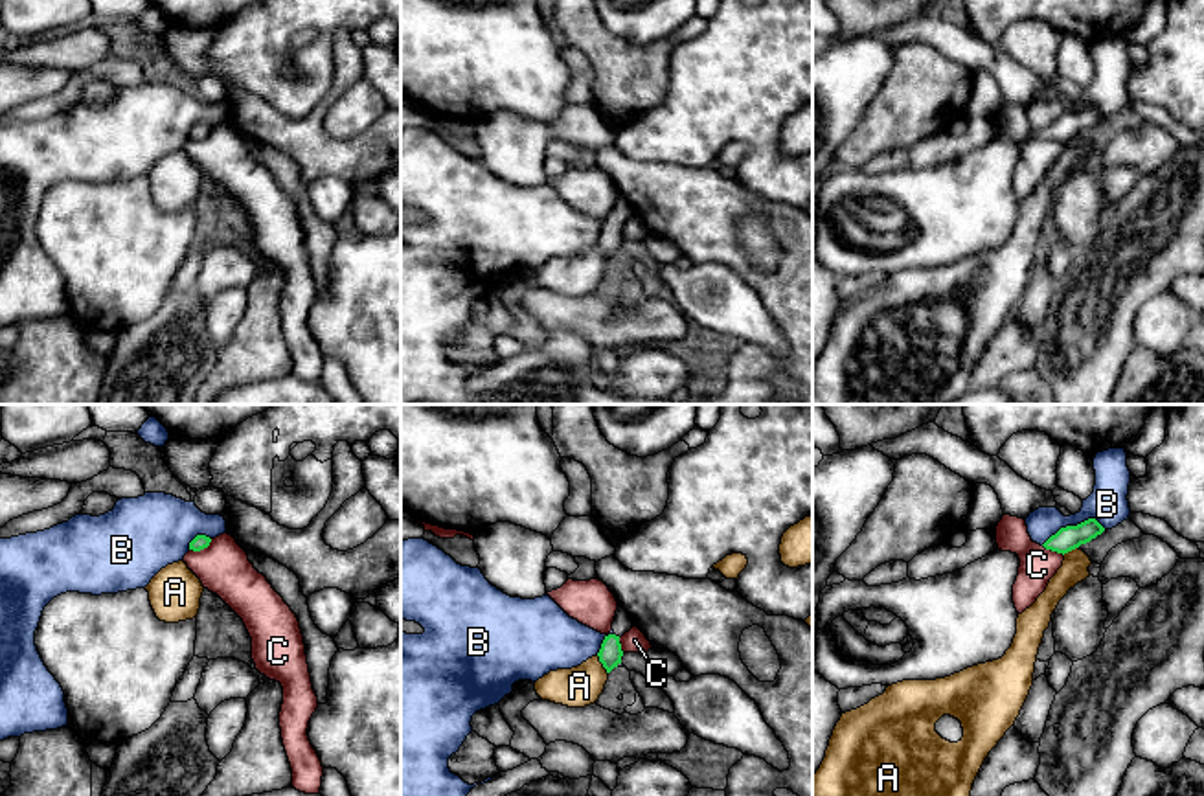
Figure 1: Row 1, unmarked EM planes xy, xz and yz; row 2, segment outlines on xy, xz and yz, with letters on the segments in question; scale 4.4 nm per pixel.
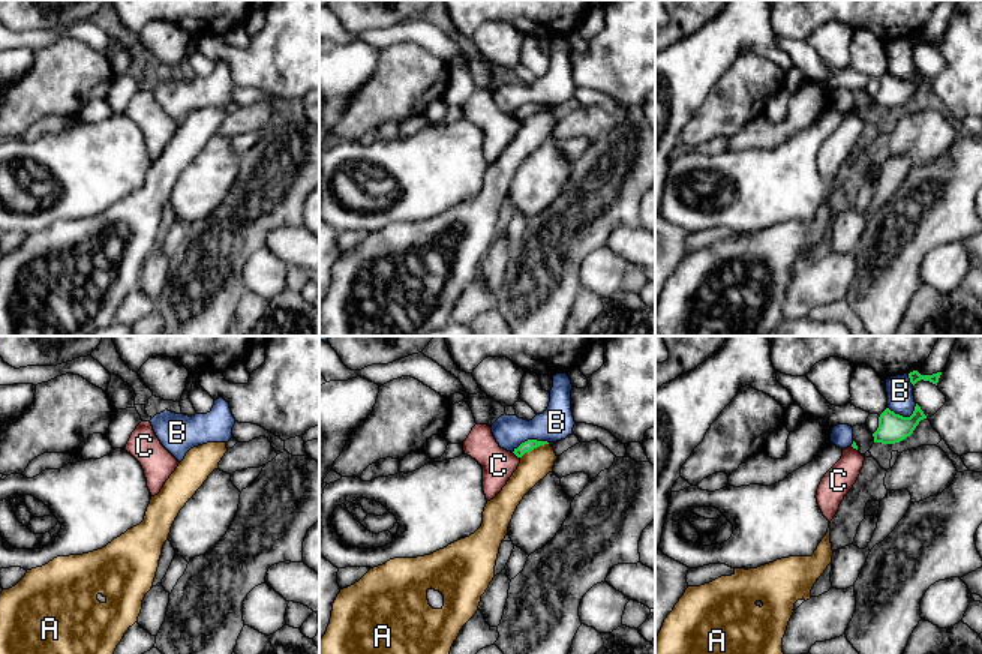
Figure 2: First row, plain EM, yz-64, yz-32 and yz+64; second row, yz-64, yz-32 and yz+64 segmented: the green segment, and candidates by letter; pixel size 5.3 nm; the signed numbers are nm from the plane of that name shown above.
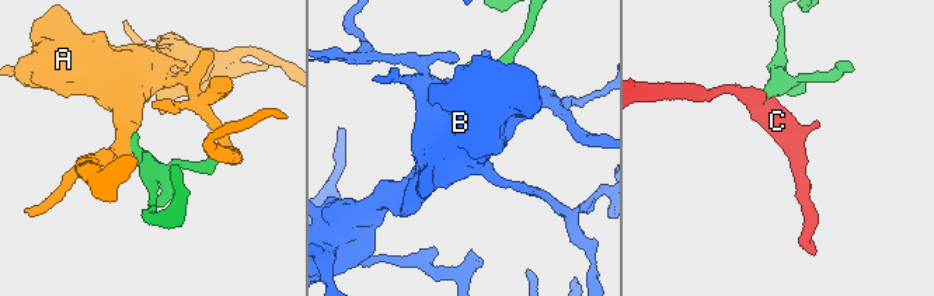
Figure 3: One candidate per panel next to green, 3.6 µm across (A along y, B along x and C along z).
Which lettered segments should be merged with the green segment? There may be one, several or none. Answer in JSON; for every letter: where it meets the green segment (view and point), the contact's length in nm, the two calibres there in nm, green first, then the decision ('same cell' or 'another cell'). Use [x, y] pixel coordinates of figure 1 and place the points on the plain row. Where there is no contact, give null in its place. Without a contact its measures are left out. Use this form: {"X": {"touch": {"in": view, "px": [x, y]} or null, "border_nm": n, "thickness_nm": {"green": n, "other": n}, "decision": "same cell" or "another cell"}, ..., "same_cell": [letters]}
{"A": {"touch": {"in": "xz", "px": [602, 250]}, "border_nm": 100, "thickness_nm": {"green": 100, "other": 180}, "decision": "another cell"}, "B": {"touch": {"in": "yz", "px": [1072, 114]}, "border_nm": 300, "thickness_nm": {"green": 110, "other": 170}, "decision": "another cell"}, "C": {"touch": {"in": "xy", "px": [201, 136]}, "border_nm": 120, "thickness_nm": {"green": 70, "other": 220}, "decision": "another cell"}, "same_cell": []}

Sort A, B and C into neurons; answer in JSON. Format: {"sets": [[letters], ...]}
{"sets": [["A"], ["B"], ["C"]]}

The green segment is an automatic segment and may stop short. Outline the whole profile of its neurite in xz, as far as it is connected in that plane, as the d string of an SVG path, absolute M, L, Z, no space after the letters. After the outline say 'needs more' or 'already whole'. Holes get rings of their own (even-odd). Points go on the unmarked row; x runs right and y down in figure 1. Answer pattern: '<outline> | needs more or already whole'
M618 193L614 210L612 210L612 222L605 224L601 237L597 241L599 250L603 252L603 256L607 257L607 261L610 261L614 256L618 256L621 252L621 232L619 226L629 221L632 217L632 206L627 202L627 199Z | needs more

